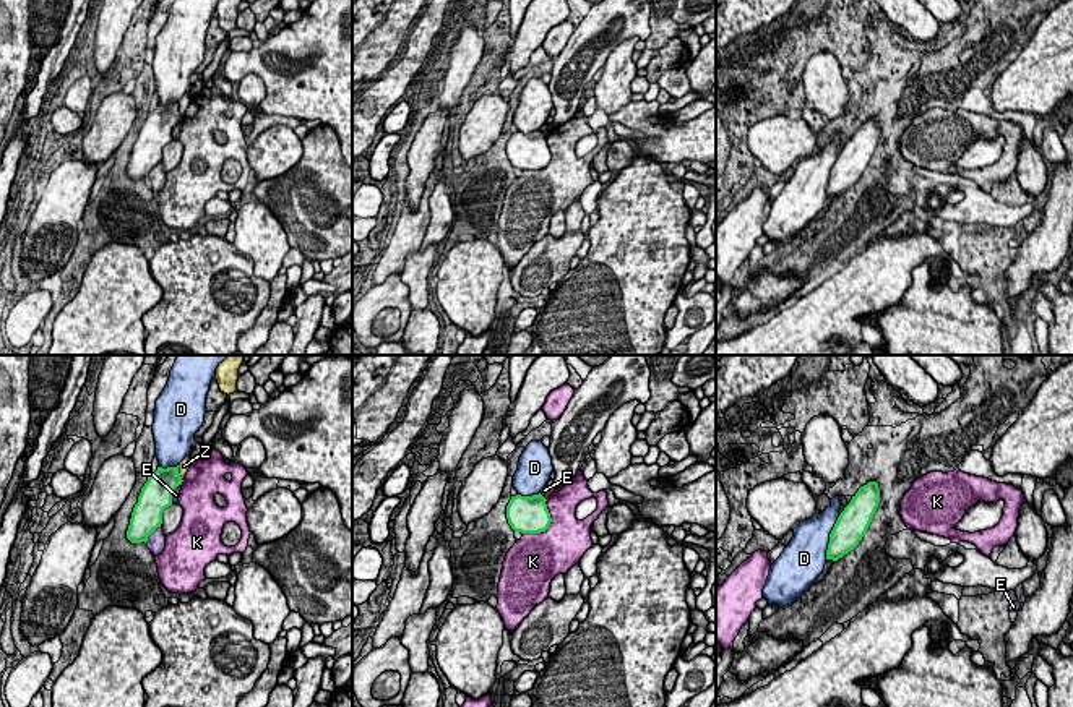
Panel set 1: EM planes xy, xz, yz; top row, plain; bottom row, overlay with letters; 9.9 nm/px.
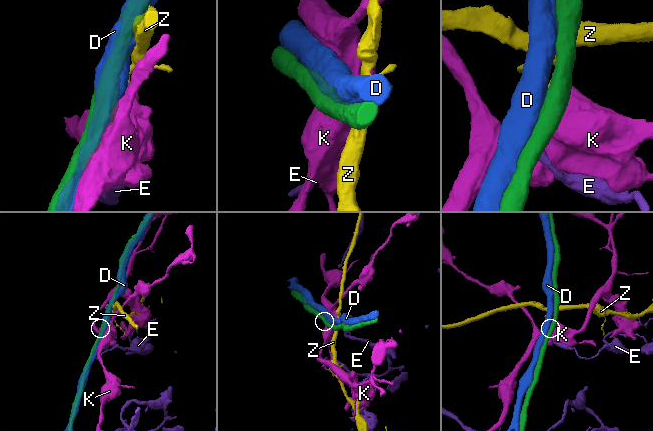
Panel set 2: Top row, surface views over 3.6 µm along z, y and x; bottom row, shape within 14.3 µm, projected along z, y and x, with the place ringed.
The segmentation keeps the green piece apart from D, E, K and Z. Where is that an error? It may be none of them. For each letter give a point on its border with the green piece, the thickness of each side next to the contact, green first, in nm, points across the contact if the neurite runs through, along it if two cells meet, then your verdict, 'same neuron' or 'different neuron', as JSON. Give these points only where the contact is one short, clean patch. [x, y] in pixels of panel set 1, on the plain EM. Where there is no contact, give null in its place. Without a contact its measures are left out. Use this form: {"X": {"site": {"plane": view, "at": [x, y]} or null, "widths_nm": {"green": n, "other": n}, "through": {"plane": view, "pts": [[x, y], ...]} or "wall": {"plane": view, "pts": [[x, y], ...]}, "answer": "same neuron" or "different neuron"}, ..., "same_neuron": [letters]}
{"D": {"site": {"plane": "yz", "at": [830, 174]}, "widths_nm": {"green": 320, "other": 360}, "answer": "same neuron"}, "E": {"site": {"plane": "xy", "at": [151, 169]}, "widths_nm": {"green": 300, "other": 190}, "answer": "different neuron"}, "K": {"site": {"plane": "xz", "at": [549, 161]}, "widths_nm": {"green": 380, "other": 440}, "answer": "different neuron"}, "Z": {"site": {"plane": "xy", "at": [179, 111]}, "widths_nm": {"green": 280, "other": 120}, "answer": "different neuron"}, "same_neuron": ["D"]}

